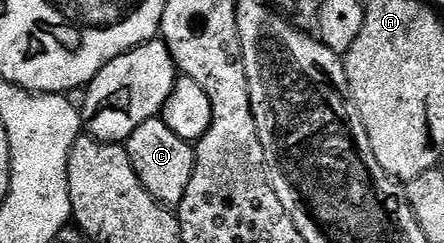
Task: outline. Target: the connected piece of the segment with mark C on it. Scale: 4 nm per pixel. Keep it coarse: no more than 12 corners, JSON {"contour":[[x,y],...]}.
{"contour":[[160,117],[126,148],[142,187],[180,206],[196,170],[193,142]]}

